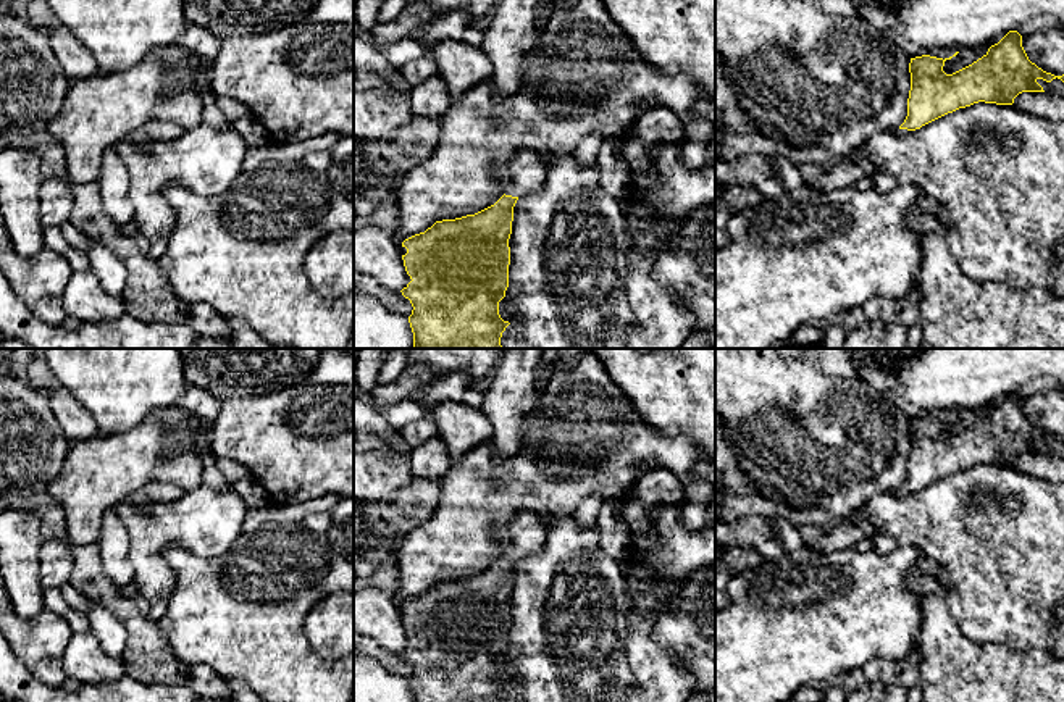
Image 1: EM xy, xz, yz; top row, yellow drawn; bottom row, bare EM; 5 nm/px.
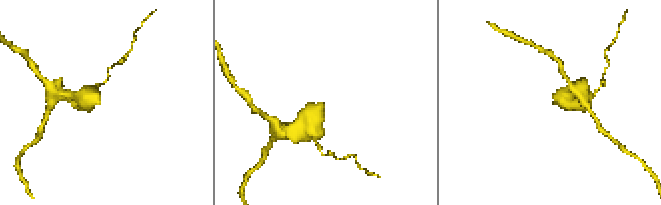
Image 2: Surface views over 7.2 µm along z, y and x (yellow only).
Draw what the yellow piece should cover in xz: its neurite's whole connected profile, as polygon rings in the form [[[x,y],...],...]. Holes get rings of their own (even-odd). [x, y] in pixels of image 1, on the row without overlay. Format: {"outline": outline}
{"outline": [[[520,510],[499,528],[497,539],[507,545],[507,550],[494,566],[475,576],[436,583],[425,594],[402,604],[402,608],[407,610],[407,615],[402,616],[404,628],[412,642],[400,654],[413,668],[408,678],[413,702],[501,702],[502,694],[510,686],[501,679],[499,663],[505,658],[509,649],[509,600],[513,568],[520,558],[541,552],[546,528],[534,512]]]}

